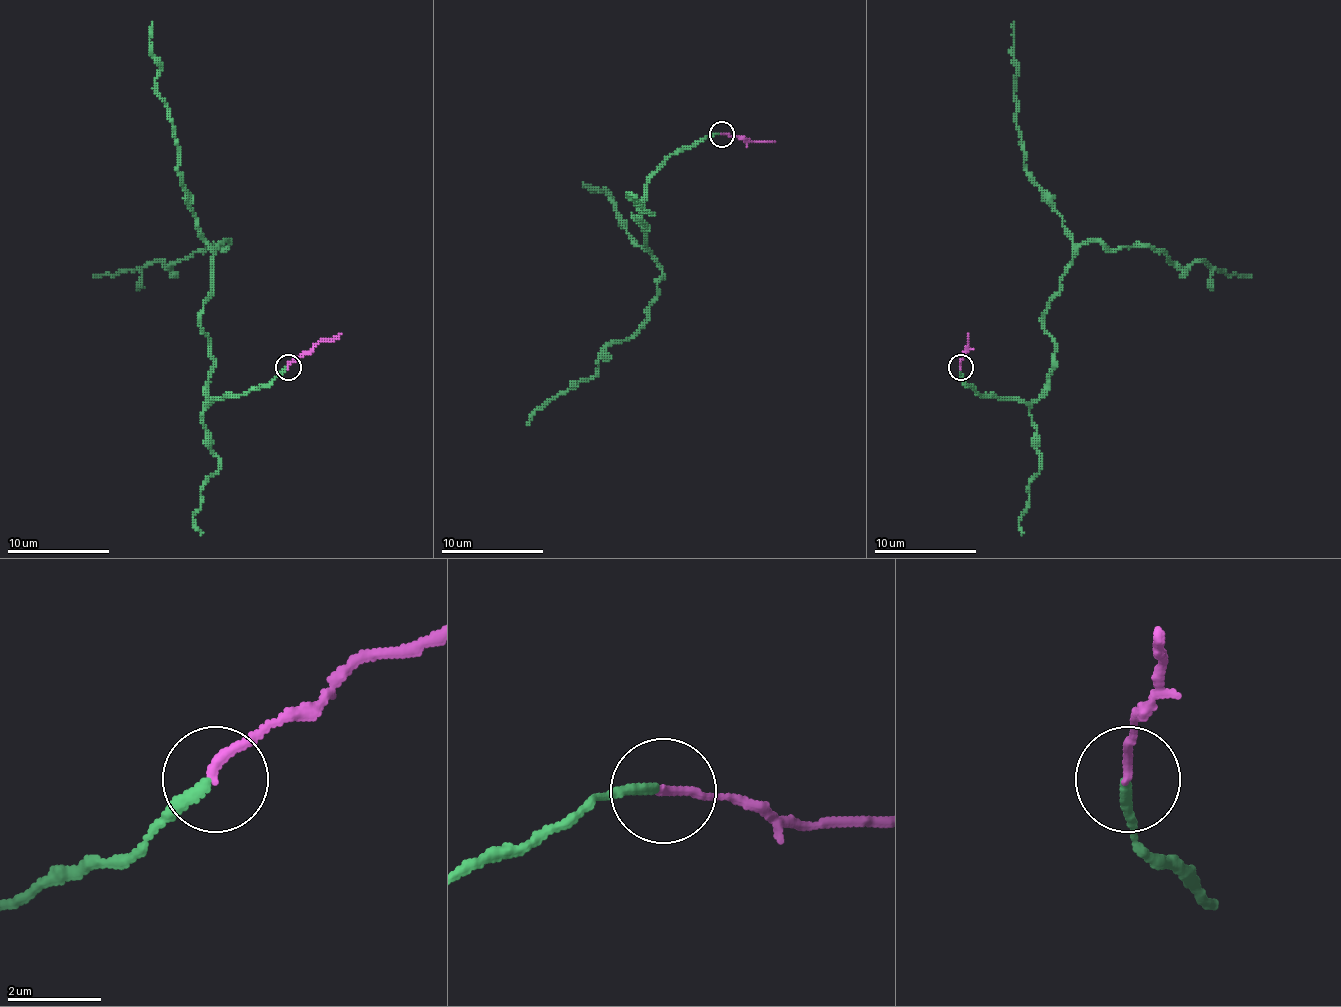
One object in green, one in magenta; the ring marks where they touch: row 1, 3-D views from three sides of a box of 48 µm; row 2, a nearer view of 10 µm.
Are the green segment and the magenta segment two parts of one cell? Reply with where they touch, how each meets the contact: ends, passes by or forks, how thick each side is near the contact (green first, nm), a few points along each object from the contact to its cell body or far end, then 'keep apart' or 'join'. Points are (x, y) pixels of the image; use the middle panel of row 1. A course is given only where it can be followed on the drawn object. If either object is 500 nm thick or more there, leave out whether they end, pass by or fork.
at (722, 134); green ends there; magenta ends there; 240 nm thick on the green side, 200 nm on the other; green runs (721, 134), (675, 151), (652, 174), (647, 226), (634, 215), (647, 246), (629, 236), (609, 192), (586, 187); magenta runs (721, 134), (754, 141), (774, 141); join

